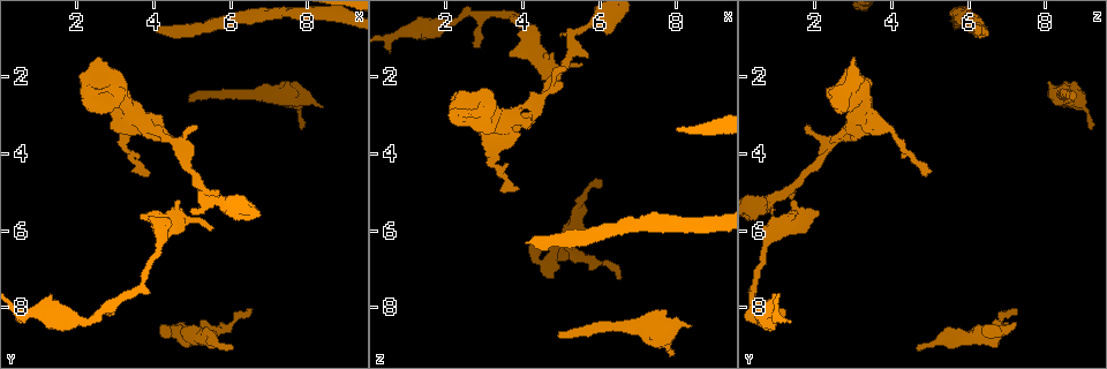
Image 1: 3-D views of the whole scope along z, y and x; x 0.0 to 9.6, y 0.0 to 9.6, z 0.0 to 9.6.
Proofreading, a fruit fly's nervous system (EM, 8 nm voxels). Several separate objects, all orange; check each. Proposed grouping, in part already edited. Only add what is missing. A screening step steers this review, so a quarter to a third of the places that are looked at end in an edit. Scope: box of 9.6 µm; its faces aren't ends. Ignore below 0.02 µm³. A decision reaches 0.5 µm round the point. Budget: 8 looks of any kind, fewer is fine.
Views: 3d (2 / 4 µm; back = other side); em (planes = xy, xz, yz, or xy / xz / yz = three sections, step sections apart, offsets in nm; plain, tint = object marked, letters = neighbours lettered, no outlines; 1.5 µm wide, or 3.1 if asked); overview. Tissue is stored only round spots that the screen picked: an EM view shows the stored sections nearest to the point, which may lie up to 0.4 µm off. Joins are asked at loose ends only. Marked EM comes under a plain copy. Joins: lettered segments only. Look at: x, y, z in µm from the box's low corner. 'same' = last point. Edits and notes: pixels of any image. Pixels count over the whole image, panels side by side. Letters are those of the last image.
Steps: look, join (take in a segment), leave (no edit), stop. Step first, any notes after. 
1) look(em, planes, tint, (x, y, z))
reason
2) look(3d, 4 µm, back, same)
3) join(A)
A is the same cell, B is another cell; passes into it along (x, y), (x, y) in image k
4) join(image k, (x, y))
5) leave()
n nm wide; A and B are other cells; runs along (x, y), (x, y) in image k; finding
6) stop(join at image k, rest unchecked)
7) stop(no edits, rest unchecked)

look(3d, 2 µm, (8.45, 2.75, 8.50))
free end

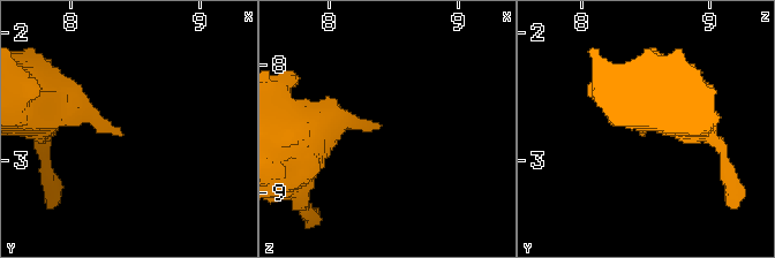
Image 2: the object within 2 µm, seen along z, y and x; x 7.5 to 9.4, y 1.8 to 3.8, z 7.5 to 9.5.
look(em, planes, letters, (8.36, 2.80, 8.48))
shape alone is not enough

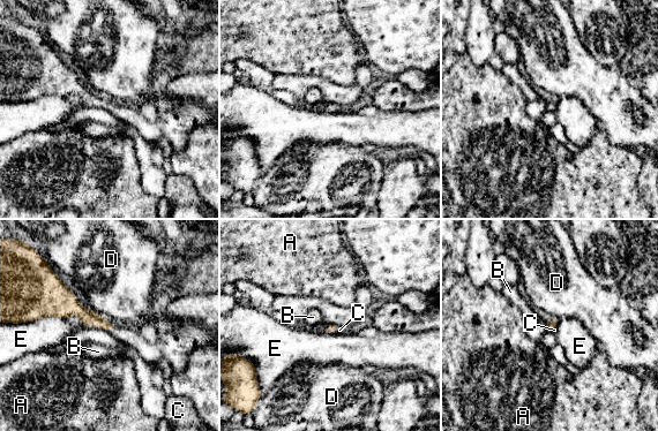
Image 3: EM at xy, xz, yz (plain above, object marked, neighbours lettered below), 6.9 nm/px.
join(C)
E touches over 260 nm; C is the same cell, A, B, D and E are other cells; passes into it along (88, 317), (113, 329), (125, 334) in image 3; the neuron continues

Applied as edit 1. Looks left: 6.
look(overview)
see it whole again

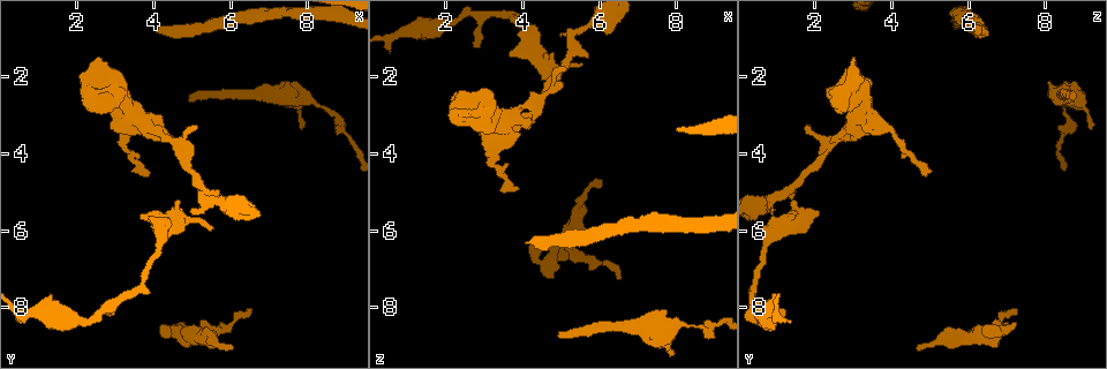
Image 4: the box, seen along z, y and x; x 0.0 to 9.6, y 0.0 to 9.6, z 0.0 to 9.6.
look(3d, 4 µm, (4.15, 0.80, 6.40))
free end

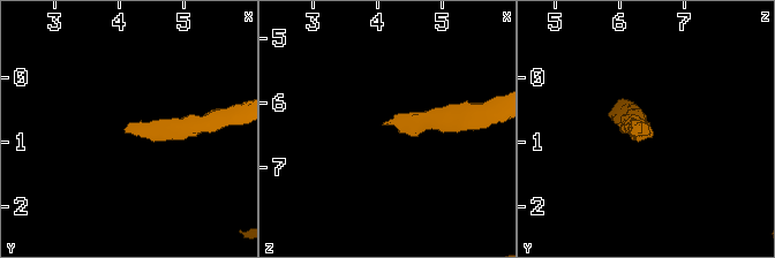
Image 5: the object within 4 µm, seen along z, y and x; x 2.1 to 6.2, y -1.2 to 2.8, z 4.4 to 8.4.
look(em, xy, step 8, letters, (4.15, 0.80, 6.35))
now the EM

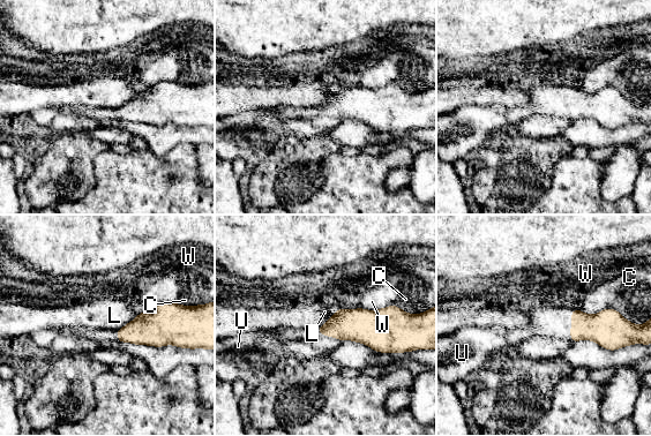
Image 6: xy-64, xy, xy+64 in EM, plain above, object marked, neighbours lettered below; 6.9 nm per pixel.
look(em, planes, letters, same)
another direction

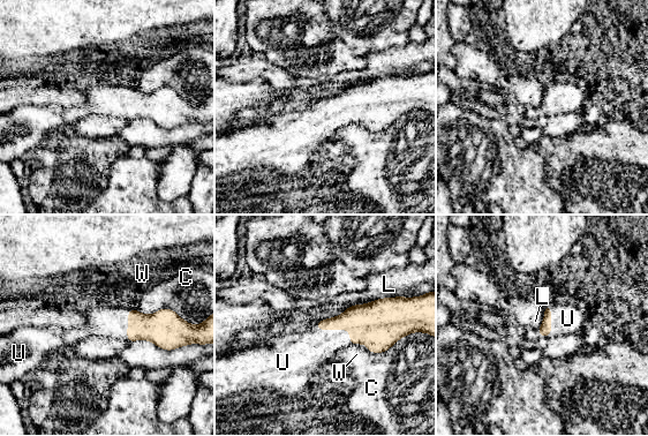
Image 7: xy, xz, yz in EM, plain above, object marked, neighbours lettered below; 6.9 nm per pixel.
join(U)
U is the same cell, C, L and W are other cells; passes into it along (371, 323), (337, 329), (308, 350) in image 7; it goes on there

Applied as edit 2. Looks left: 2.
stop(join at image 3, join at image 7, rest unchecked)

